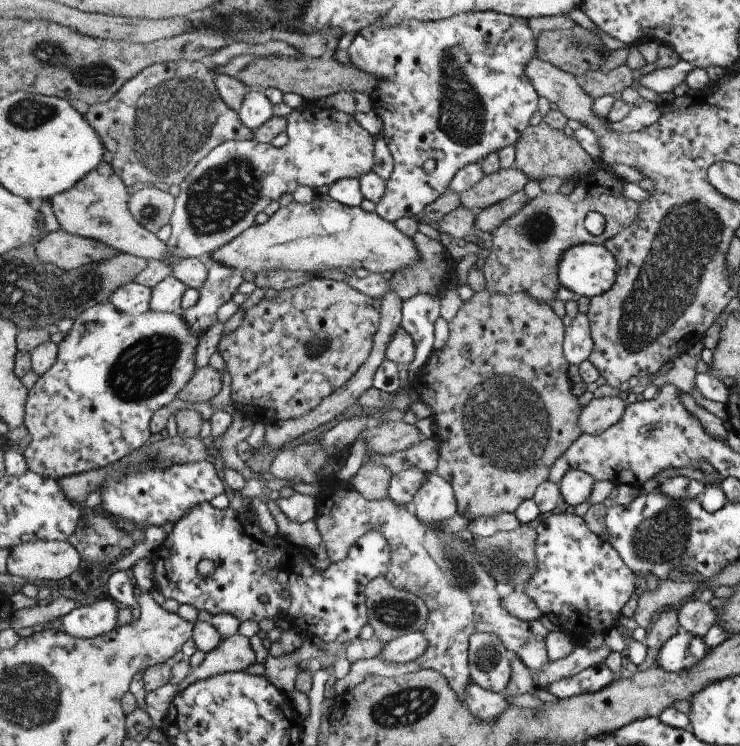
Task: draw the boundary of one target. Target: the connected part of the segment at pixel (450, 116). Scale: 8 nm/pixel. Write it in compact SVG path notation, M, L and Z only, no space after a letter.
M479 11L474 13L455 15L454 17L441 21L420 21L403 22L397 26L383 25L379 23L368 26L354 38L353 44L348 50L351 64L359 67L363 72L378 75L378 82L373 98L372 110L377 113L382 122L383 129L379 136L388 144L389 150L394 158L394 171L389 180L386 180L386 193L382 201L376 203L375 212L379 213L385 220L397 222L399 218L414 216L420 218L422 212L432 202L441 198L446 190L450 188L451 181L464 166L471 163L482 163L491 153L503 150L511 145L516 145L522 134L526 132L531 124L531 116L537 112L539 106L539 91L528 77L527 65L531 59L536 57L538 52L538 39L529 26L529 20L513 15L498 13L495 11Z

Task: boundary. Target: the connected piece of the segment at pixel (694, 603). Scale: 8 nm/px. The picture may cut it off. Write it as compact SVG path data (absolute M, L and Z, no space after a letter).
M696 597L689 598L677 607L679 630L702 637L715 624L716 610Z

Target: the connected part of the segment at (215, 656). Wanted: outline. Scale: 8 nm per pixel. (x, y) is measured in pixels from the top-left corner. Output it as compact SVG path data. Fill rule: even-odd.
M239 633L224 638L222 643L206 656L205 662L181 682L180 693L189 685L201 679L208 679L223 673L246 671L257 663L257 655L250 638Z

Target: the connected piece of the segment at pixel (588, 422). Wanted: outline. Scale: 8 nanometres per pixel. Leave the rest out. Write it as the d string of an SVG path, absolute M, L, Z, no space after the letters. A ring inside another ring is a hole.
M624 396L593 398L582 410L579 426L583 433L598 435L622 420L629 399Z

